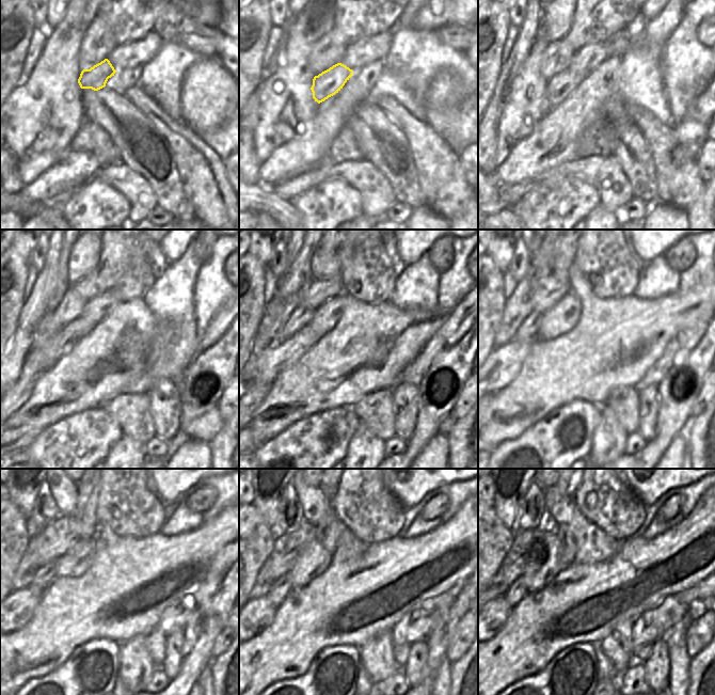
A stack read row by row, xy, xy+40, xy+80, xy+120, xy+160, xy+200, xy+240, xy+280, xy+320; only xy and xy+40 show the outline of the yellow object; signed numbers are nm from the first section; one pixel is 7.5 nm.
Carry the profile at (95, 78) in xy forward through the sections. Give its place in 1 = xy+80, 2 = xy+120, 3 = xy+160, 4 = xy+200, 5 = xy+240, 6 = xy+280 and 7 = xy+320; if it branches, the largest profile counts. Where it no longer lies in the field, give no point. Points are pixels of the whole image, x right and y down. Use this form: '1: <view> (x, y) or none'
1: xy+80 (559, 88)
2: xy+120 (70, 334)
3: xy+160 (260, 372)
4: xy+200 (503, 364)
5: xy+240 (21, 604)
6: xy+280 (260, 611)
7: xy+320 (499, 610)

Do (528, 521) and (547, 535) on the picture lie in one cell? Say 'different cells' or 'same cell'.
different cells

